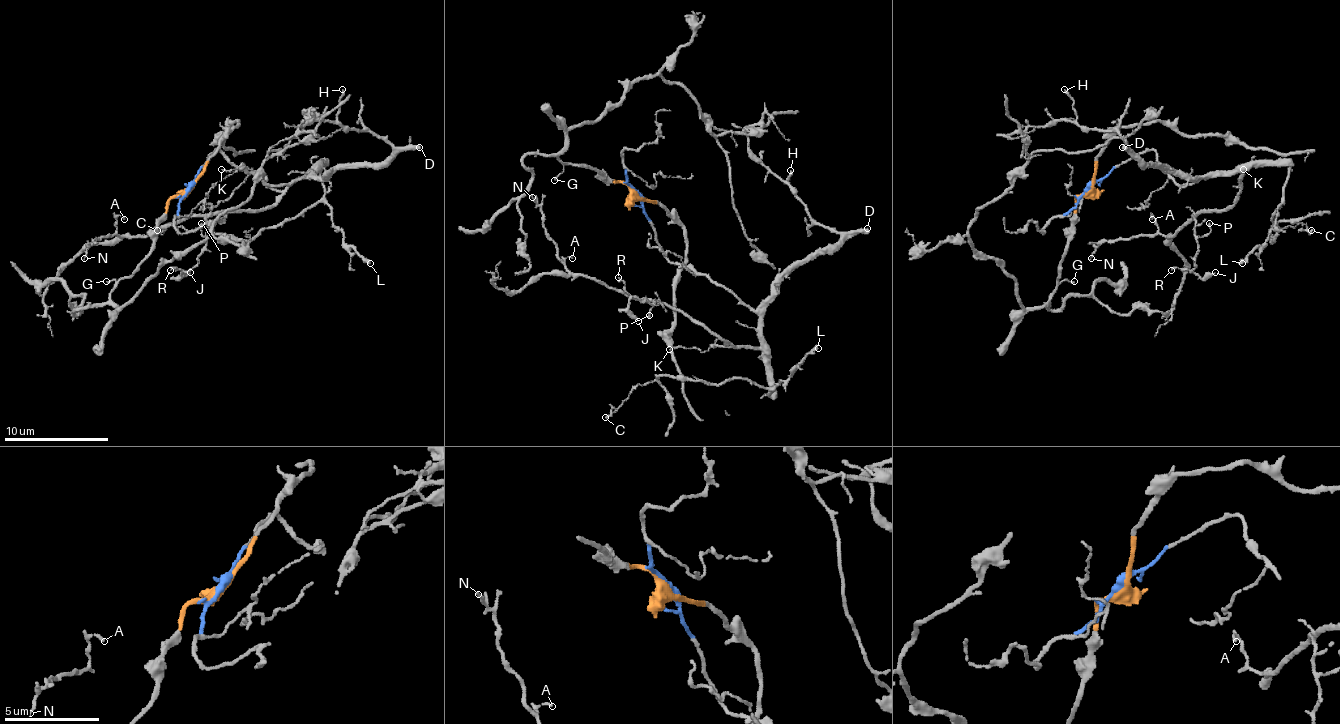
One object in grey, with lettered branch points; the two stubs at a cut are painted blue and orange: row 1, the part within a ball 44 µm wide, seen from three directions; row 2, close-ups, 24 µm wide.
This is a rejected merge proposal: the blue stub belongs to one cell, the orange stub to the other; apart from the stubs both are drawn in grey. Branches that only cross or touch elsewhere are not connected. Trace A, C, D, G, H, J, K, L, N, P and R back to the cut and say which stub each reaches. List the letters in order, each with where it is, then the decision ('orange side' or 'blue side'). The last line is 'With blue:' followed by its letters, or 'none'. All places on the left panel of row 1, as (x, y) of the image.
A: at (124, 219); blue side
C: at (157, 230); blue side
D: at (419, 147); blue side
G: at (106, 281); orange side
H: at (342, 89); blue side
J: at (190, 272); blue side
K: at (221, 169); blue side
L: at (370, 263); blue side
N: at (84, 258); blue side
P: at (201, 223); blue side
R: at (170, 270); blue side
With blue: A, C, D, H, J, K, L, N, P, R

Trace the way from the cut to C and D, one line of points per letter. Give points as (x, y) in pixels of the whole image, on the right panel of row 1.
C: (1087, 188), (1153, 149), (1179, 185), (1286, 164), (1275, 240), (1270, 235), (1301, 222), (1312, 230)
D: (1087, 188), (1153, 149), (1179, 185), (1189, 185), (1202, 178), (1147, 164), (1121, 146)

